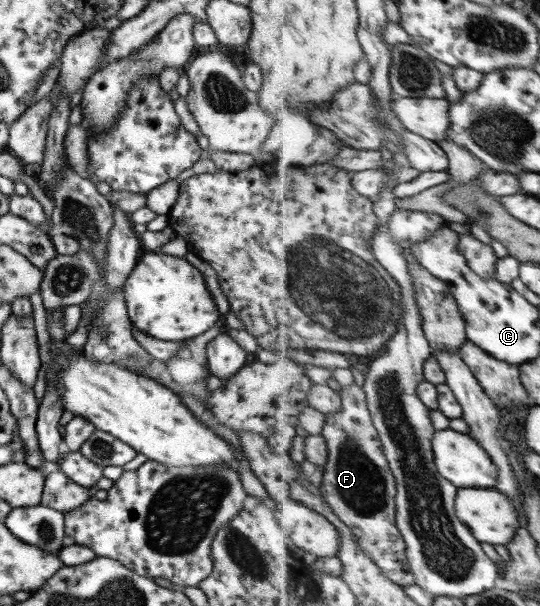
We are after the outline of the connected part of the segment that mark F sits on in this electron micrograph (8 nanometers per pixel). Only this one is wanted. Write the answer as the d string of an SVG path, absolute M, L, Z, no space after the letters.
M344 386L342 412L329 413L321 434L328 446L328 464L320 491L339 518L353 529L360 548L398 585L411 586L417 578L411 569L405 536L397 526L397 481L374 426L364 386Z

